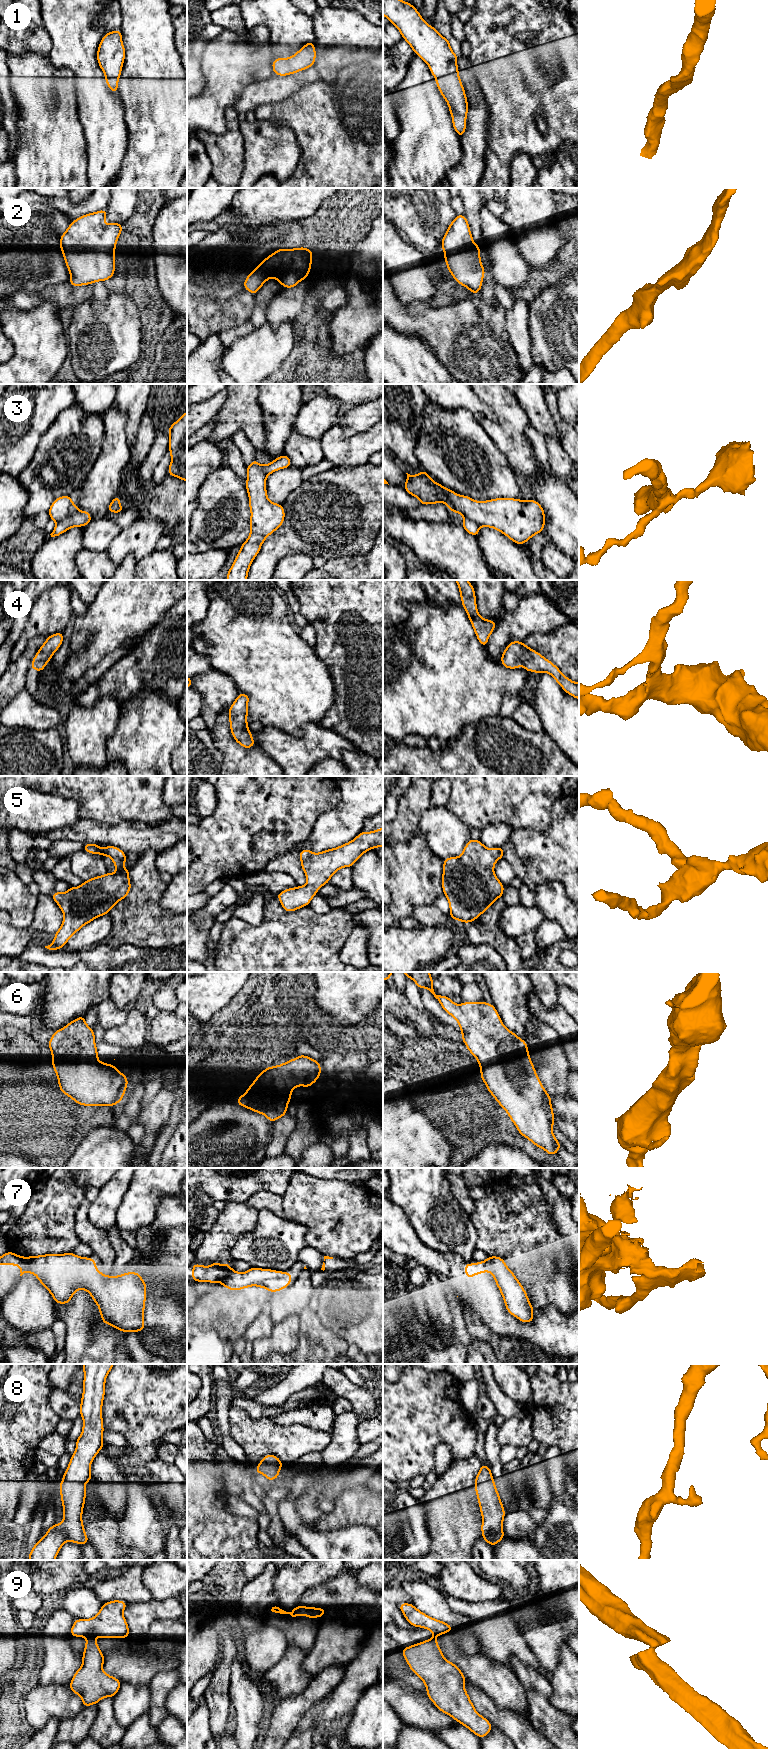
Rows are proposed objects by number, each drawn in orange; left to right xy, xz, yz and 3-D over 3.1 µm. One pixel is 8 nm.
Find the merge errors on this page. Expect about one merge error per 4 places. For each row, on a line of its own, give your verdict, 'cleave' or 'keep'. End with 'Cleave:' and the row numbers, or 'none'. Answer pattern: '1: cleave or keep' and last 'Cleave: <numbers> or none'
1: keep
2: keep
3: cleave
4: keep
5: keep
6: keep
7: cleave
8: keep
9: cleave
Cleave: 3, 7, 9

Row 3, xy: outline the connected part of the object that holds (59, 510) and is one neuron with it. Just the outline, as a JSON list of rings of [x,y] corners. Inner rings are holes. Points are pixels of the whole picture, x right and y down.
[[[60,496],[56,498],[47,511],[50,519],[54,520],[56,523],[64,520],[69,516],[70,506],[71,499],[69,496]]]

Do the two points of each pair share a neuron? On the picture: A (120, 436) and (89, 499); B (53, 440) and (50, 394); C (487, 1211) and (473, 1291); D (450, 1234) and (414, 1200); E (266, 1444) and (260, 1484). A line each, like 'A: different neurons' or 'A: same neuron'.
A: same neuron
B: different neurons
C: different neurons
D: same neuron
E: different neurons

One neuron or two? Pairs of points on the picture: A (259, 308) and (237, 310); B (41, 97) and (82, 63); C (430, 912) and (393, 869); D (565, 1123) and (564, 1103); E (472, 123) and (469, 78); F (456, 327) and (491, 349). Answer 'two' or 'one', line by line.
A: two
B: two
C: two
D: one
E: one
F: one

